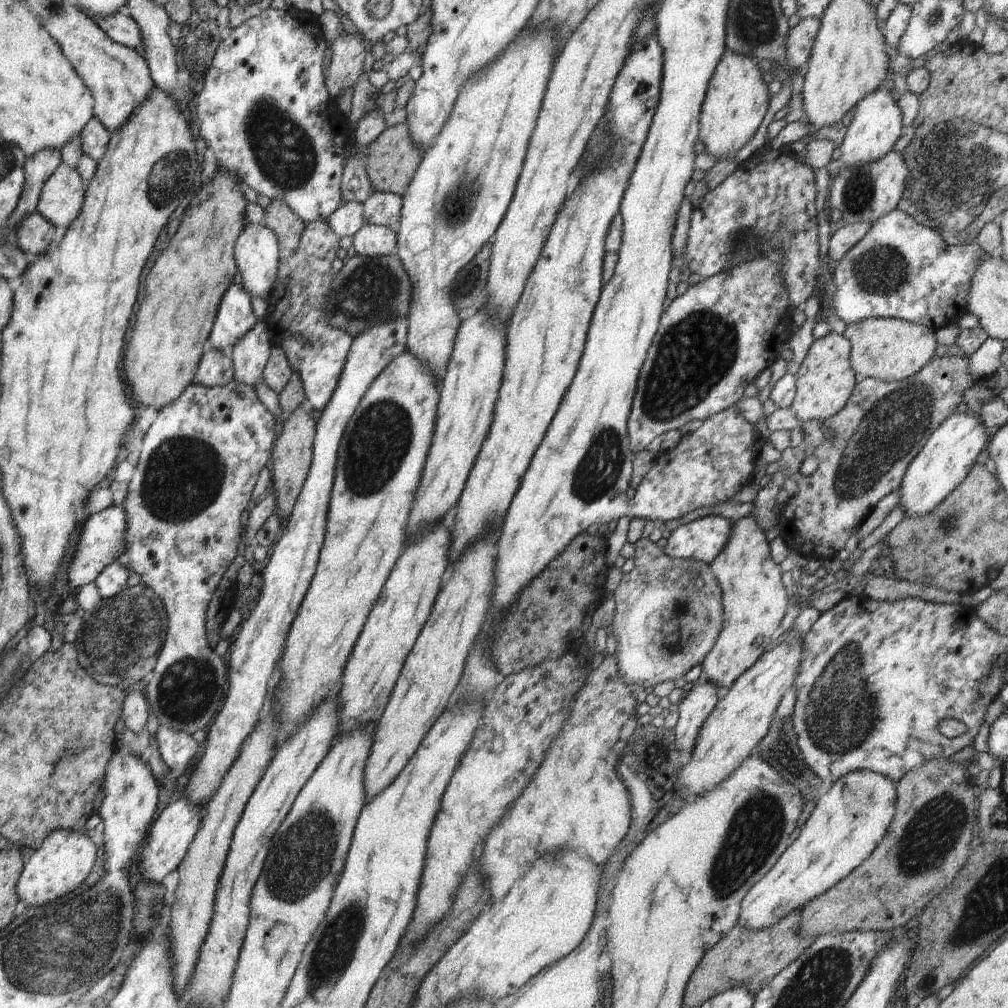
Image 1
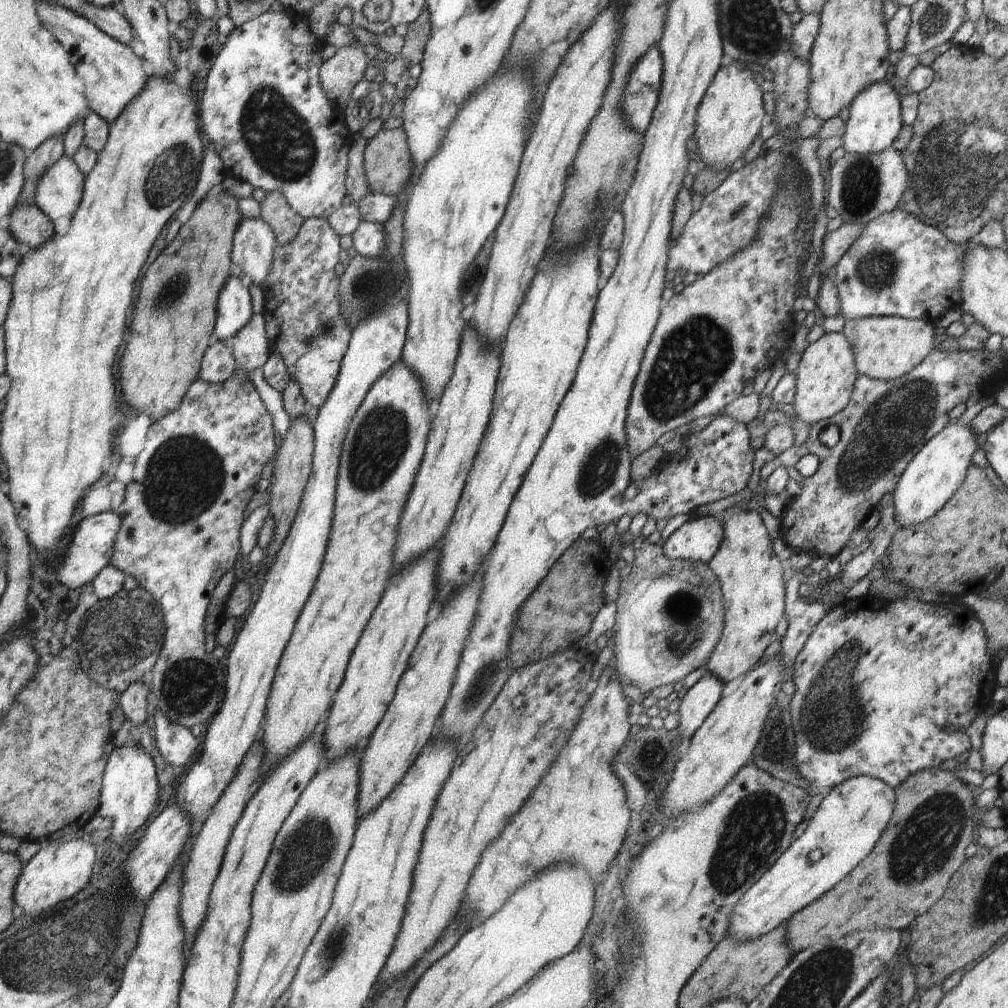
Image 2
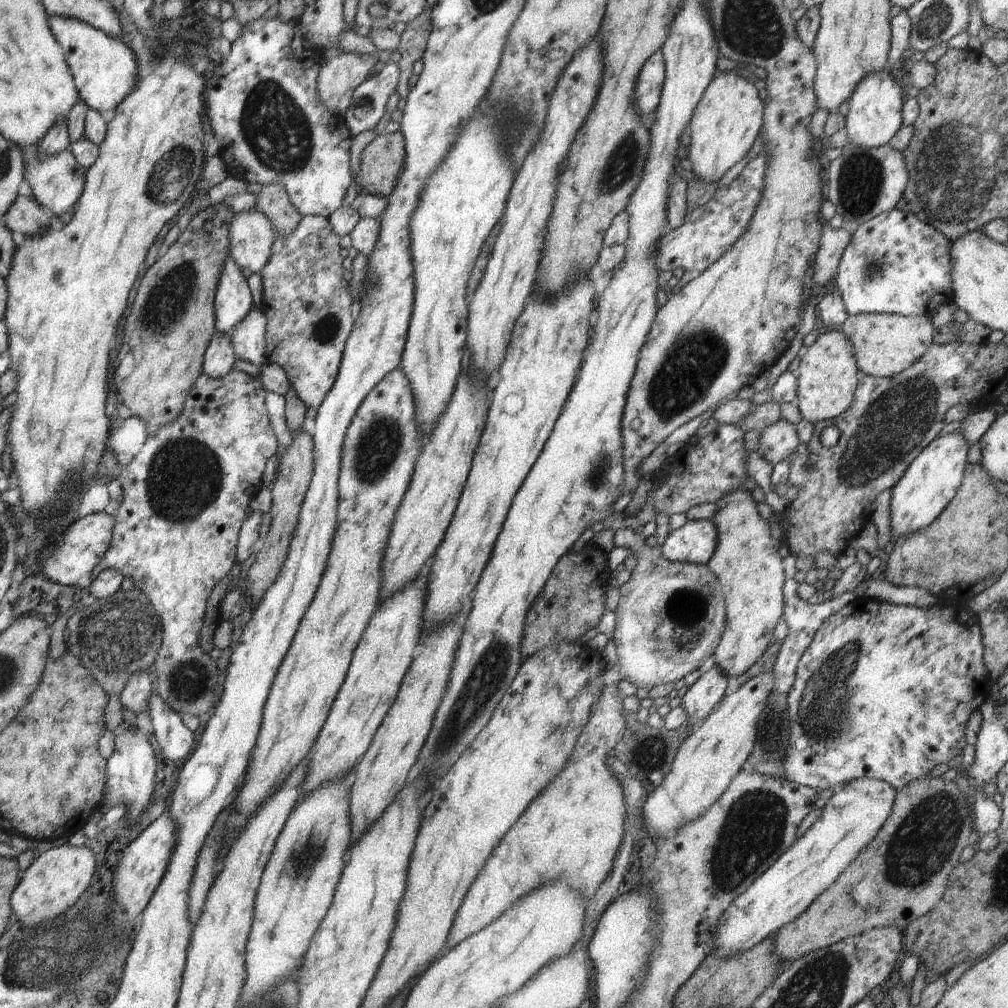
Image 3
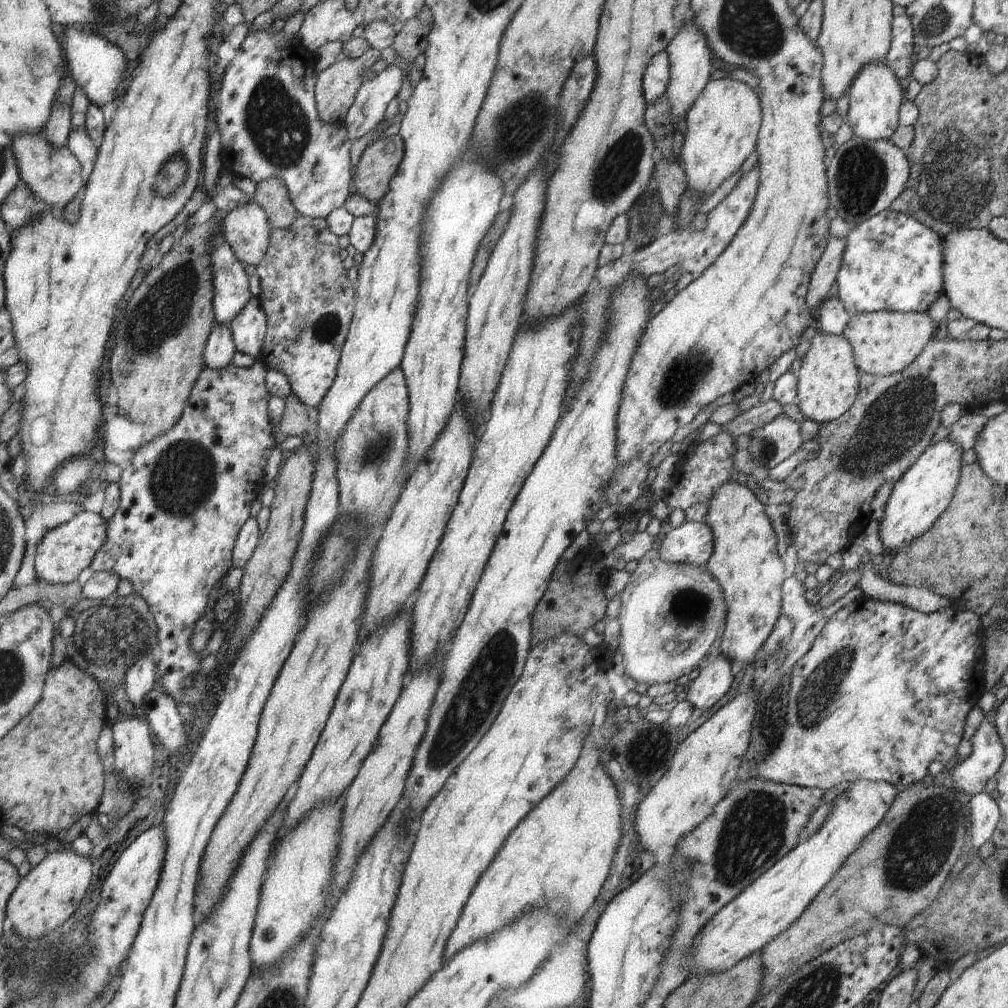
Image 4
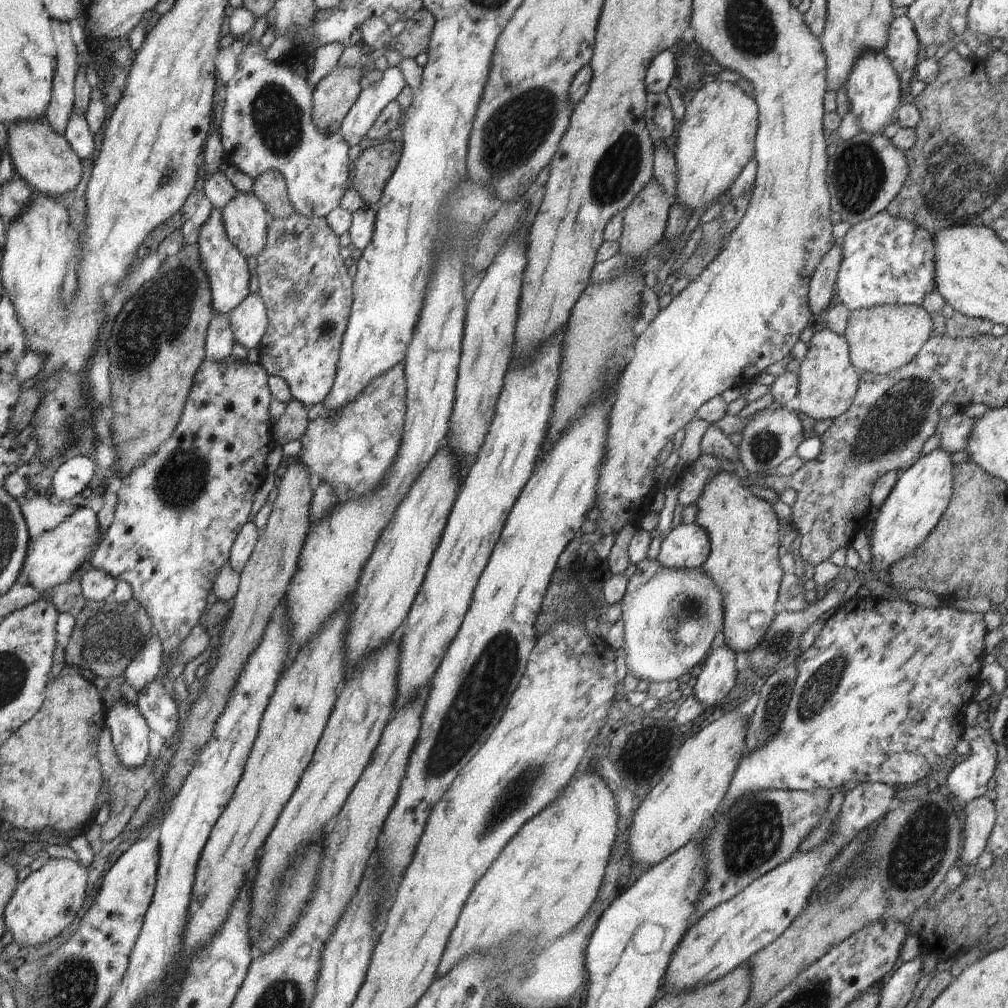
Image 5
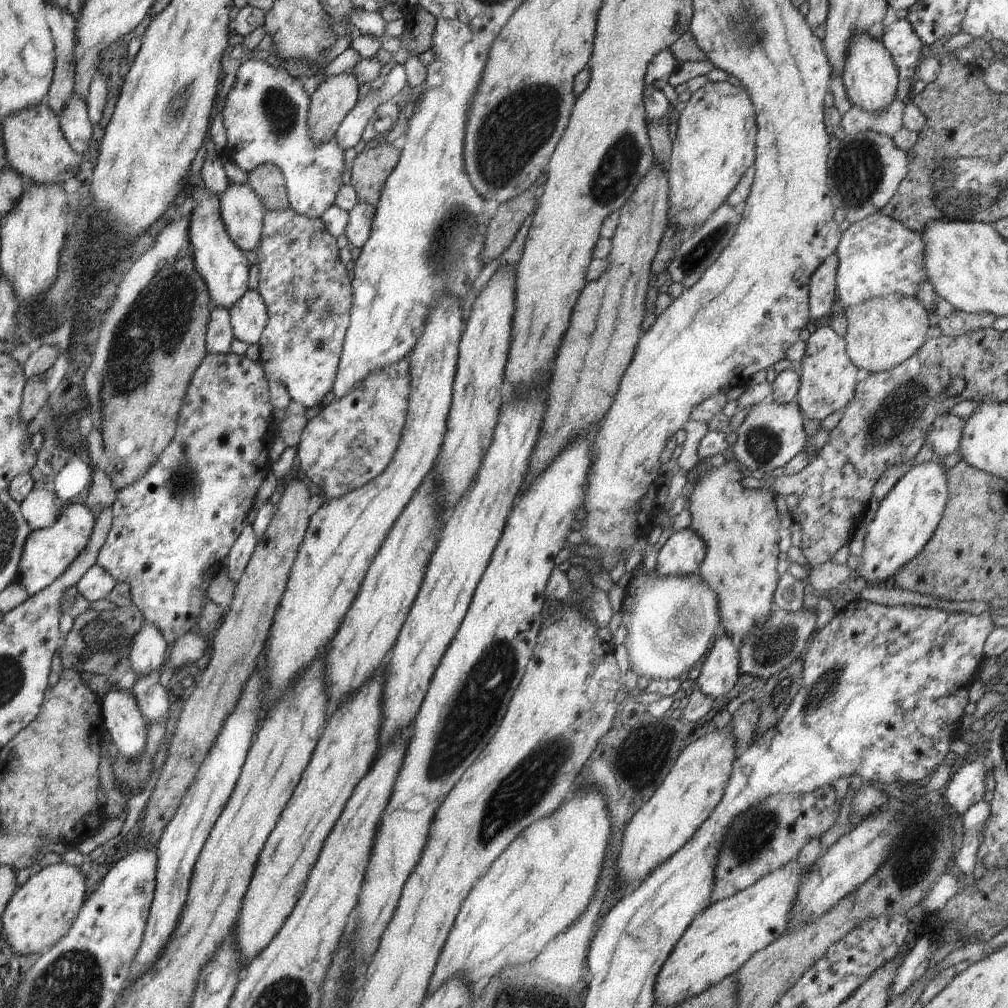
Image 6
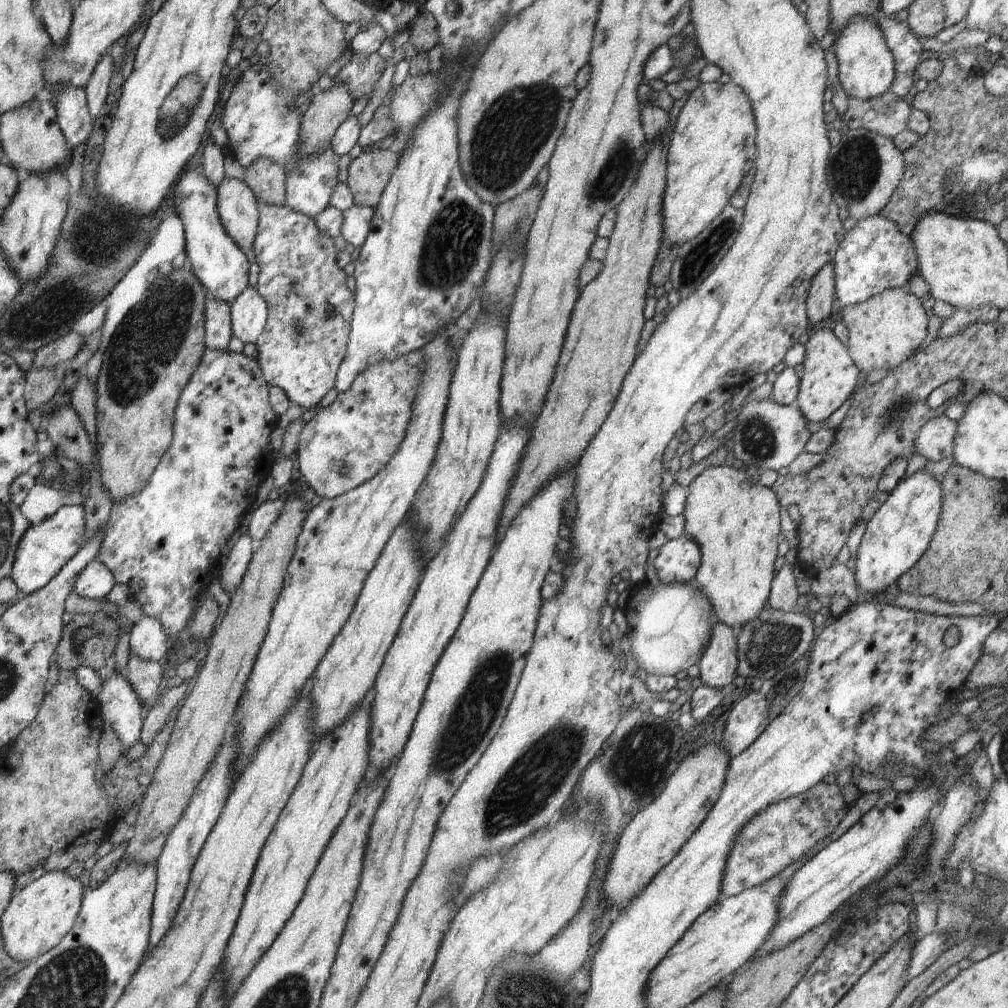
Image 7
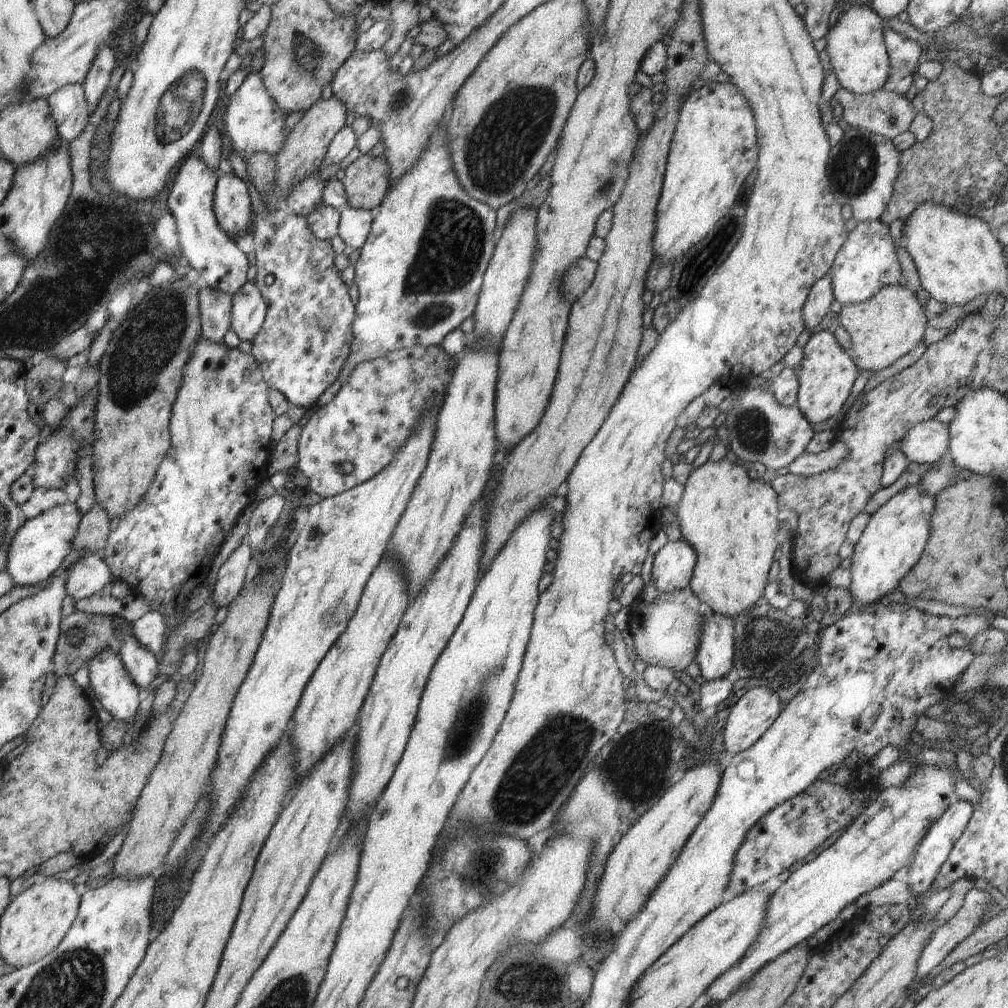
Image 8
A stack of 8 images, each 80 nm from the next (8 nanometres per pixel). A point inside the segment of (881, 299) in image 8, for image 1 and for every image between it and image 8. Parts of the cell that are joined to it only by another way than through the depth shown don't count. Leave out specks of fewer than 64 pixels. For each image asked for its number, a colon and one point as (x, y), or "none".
1: (889, 349)
2: (887, 347)
3: (884, 345)
4: (884, 342)
5: (882, 338)
6: (882, 333)
7: (884, 331)

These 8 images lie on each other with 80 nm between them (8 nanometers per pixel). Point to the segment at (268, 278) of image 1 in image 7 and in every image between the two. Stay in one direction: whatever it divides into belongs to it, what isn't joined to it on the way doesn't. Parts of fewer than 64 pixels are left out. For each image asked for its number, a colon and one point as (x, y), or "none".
2: (254, 243)
3: (251, 236)
4: (246, 229)
5: (245, 219)
6: (241, 210)
7: (237, 207)

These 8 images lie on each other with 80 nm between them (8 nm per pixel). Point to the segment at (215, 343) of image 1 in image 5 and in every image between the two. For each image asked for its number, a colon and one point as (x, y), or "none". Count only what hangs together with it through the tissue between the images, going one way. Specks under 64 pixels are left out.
2: (234, 309)
3: (233, 299)
4: (231, 289)
5: (226, 267)

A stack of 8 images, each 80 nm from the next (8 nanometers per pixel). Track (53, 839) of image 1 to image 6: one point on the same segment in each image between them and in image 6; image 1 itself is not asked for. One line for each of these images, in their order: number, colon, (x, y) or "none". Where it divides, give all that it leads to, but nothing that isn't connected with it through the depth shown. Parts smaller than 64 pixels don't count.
2: (59, 871)
3: (54, 881)
4: (51, 892)
5: (47, 901)
6: (41, 912)

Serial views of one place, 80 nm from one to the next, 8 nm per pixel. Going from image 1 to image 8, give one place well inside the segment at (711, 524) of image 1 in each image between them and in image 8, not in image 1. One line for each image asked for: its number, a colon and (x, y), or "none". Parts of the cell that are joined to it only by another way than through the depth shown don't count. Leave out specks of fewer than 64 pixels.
2: (699, 539)
3: (695, 542)
4: (691, 543)
5: (687, 546)
6: (682, 552)
7: (678, 560)
8: (674, 563)

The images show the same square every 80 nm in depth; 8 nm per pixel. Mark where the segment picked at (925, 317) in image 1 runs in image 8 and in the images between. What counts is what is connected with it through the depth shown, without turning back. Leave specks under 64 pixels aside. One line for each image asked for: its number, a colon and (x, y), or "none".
2: (899, 266)
3: (896, 264)
4: (892, 262)
5: (886, 259)
6: (878, 256)
7: (875, 255)
8: (867, 261)

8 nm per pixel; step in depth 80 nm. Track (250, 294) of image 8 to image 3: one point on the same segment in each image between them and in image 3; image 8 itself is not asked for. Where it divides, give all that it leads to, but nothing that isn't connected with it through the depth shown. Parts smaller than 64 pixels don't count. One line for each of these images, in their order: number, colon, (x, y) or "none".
3: (248, 337)
4: (248, 328)
5: (249, 321)
6: (249, 316)
7: (249, 311)

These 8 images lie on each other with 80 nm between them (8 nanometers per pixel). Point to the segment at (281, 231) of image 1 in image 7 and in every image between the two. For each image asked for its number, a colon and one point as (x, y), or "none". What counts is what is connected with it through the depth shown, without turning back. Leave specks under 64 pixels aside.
2: (285, 223)
3: (273, 200)
4: (271, 194)
5: (270, 187)
6: (267, 181)
7: (266, 178)

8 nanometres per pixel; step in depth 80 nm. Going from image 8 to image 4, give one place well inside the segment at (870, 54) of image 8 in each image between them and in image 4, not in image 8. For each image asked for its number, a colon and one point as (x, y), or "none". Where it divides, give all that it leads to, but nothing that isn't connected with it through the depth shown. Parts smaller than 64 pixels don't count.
4: (875, 95)
5: (873, 87)
6: (869, 75)
7: (866, 68)

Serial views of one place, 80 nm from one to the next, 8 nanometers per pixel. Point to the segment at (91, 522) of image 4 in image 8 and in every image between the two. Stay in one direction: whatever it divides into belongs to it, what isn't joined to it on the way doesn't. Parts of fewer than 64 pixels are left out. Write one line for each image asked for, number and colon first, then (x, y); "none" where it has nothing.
5: (51, 559)
6: (47, 553)
7: (44, 548)
8: (40, 544)

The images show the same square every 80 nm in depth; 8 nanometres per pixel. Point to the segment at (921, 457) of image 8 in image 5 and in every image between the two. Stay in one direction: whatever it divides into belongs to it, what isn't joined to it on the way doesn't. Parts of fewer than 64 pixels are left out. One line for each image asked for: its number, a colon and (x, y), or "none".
5: (953, 431)
6: (944, 435)
7: (934, 440)

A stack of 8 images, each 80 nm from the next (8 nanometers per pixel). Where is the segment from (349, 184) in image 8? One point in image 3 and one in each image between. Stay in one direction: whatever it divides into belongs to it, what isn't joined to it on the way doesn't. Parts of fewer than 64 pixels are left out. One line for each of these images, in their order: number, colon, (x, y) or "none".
3: (382, 160)
4: (378, 163)
5: (372, 169)
6: (370, 169)
7: (367, 175)

